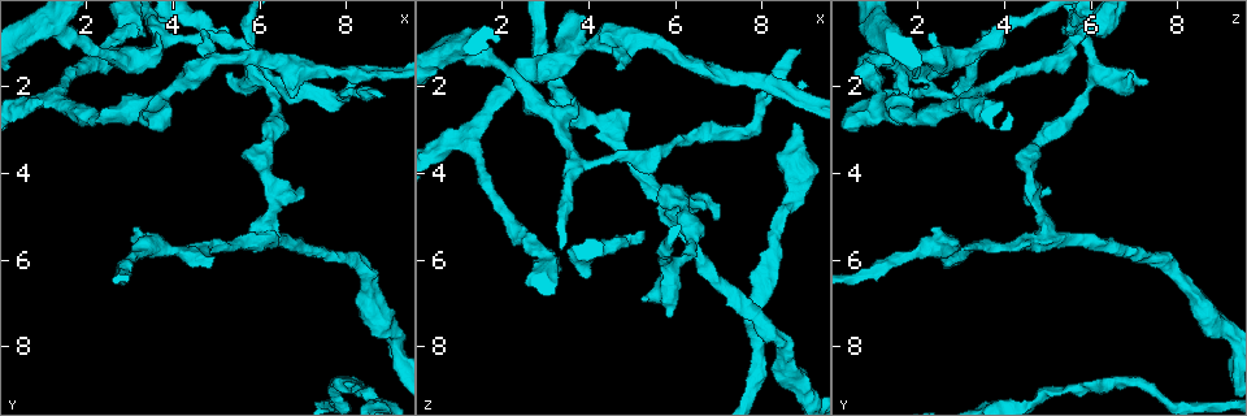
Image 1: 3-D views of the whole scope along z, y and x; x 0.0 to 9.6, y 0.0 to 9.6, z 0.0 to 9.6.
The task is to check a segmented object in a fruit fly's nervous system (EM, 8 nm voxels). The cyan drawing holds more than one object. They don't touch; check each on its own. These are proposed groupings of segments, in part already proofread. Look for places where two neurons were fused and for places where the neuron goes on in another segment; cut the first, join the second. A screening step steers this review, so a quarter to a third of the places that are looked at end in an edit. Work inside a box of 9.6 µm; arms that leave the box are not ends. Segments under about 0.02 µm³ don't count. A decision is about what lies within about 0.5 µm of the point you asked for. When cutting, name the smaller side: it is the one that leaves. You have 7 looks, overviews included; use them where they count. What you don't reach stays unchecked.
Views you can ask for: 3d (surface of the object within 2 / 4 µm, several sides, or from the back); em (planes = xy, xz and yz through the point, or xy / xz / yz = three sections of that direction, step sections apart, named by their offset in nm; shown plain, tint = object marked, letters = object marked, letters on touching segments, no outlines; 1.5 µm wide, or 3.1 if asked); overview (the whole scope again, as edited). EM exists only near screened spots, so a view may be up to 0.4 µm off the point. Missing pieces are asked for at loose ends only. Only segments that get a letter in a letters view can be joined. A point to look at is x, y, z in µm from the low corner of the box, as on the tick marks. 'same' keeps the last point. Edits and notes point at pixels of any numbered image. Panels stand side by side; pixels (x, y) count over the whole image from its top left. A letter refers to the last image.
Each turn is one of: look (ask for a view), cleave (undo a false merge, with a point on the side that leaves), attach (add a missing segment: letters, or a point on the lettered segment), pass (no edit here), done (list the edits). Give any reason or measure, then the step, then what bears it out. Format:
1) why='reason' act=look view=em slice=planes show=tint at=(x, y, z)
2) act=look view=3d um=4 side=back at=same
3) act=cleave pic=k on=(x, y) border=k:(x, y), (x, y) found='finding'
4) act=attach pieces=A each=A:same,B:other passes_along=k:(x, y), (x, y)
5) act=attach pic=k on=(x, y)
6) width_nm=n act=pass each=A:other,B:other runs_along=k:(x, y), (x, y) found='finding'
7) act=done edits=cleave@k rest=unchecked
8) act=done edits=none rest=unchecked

why='an open end' act=look view=3d um=4 at=(3.65, 0.70, 2.35)

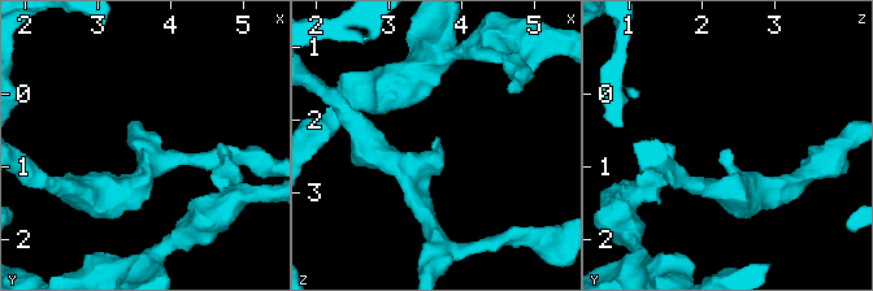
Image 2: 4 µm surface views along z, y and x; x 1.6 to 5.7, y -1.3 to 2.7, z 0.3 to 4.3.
act=look view=em slice=xz step=8 show=tint at=(3.60, 0.75, 2.40)

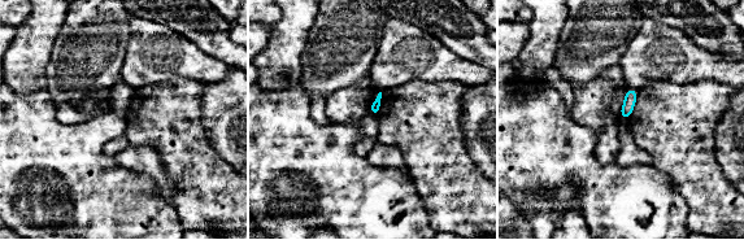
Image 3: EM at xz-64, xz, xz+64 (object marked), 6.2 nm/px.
why='another direction' act=look view=em slice=planes show=letters at=same

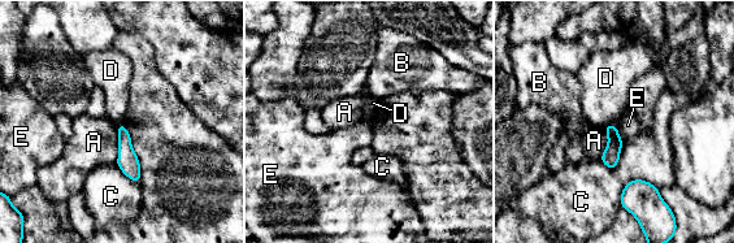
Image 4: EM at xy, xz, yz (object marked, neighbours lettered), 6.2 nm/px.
act=pass each=A:other,B:other,C:other,D:other,E:other border=4:(615, 125), (622, 142) found='no lettered segment goes on from it'

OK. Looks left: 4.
why='branch stops here' act=look view=3d um=4 at=(5.25, 0.80, 5.40)

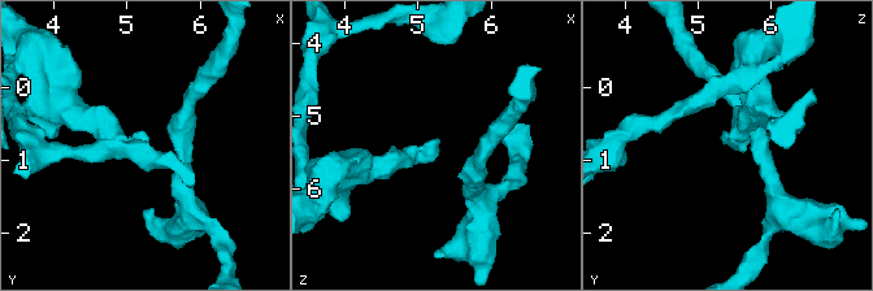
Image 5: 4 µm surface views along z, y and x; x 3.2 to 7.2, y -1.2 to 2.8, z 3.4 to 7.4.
act=look view=em slice=planes show=letters at=(5.25, 0.80, 5.35)

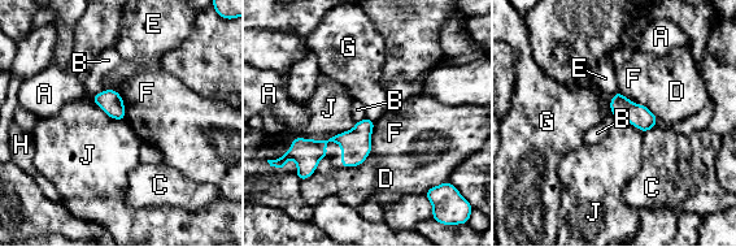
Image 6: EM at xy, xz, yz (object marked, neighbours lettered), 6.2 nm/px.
act=pass each=A:other,B:other,C:other,D:other,E:other,F:other,G:other,H:other,J:other border=6:(356, 122), (322, 141), (310, 139) found='none of them fits'

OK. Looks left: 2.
act=done edits=none rest=unchecked

